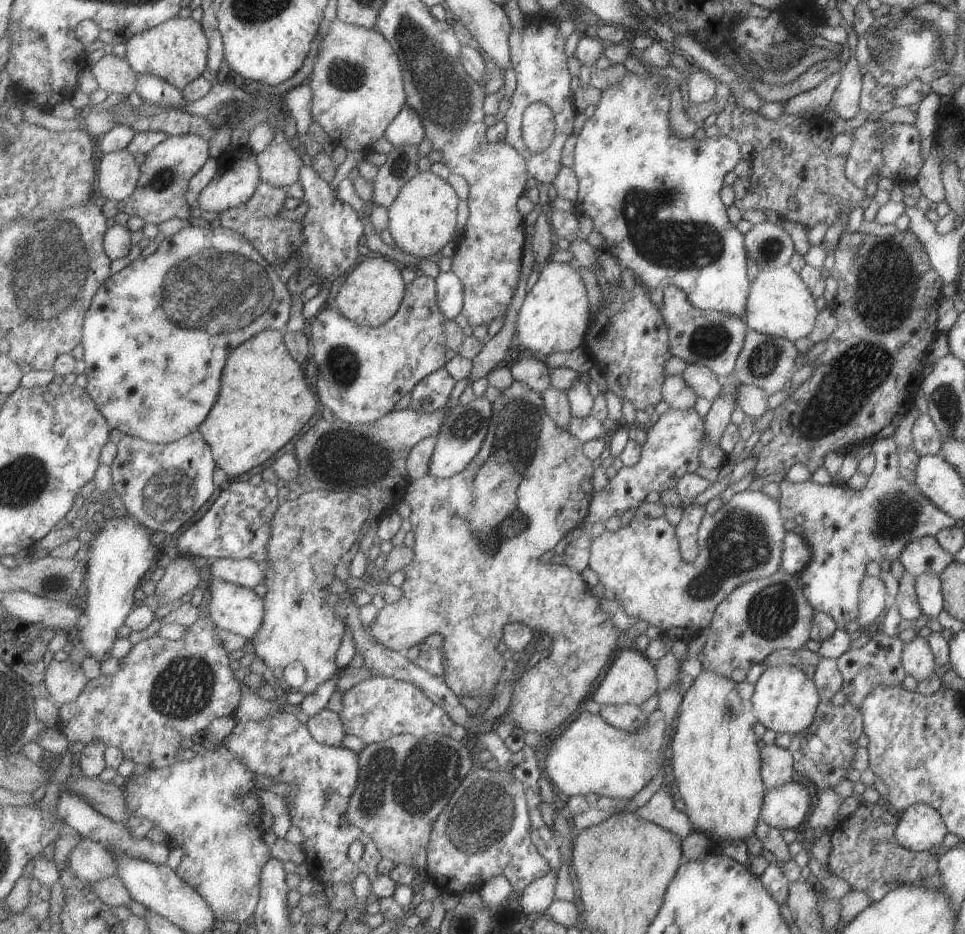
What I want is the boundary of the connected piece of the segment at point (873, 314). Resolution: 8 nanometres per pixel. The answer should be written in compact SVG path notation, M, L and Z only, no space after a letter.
M847 226L841 231L837 244L834 246L834 266L827 273L837 281L837 289L834 299L829 304L835 315L837 326L835 330L826 338L826 349L817 356L816 360L809 363L815 367L811 376L806 379L793 394L782 401L774 408L774 415L769 423L772 432L772 439L763 444L761 451L755 458L756 465L753 473L760 479L771 474L777 474L781 470L787 470L796 462L807 465L811 474L824 463L824 458L828 452L845 453L847 449L860 447L867 441L874 443L875 440L883 437L892 437L899 421L907 414L913 406L915 393L920 388L923 380L923 368L927 364L925 347L937 336L935 321L938 317L938 306L940 303L940 286L942 278L933 270L926 252L921 248L916 236L909 230L897 231L889 236L865 234L861 232L849 232Z

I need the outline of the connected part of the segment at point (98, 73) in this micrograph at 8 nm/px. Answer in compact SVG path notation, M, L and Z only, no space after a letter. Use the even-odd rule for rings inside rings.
M109 53L101 57L90 70L99 87L107 93L131 94L137 90L139 74L126 58Z

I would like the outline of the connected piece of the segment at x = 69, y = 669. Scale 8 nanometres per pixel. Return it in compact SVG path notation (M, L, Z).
M53 659L46 672L46 691L56 704L62 705L77 700L88 681L80 665Z

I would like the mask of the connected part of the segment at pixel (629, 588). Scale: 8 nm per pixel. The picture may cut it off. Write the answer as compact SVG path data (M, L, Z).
M744 489L734 493L713 514L704 513L696 533L698 553L688 564L679 555L674 526L664 516L652 519L636 514L625 528L619 527L616 532L605 529L590 542L588 568L598 576L598 582L605 586L607 594L619 601L627 616L645 620L667 637L705 632L715 607L731 590L748 580L769 576L781 568L786 516L780 512L779 501L760 490Z

